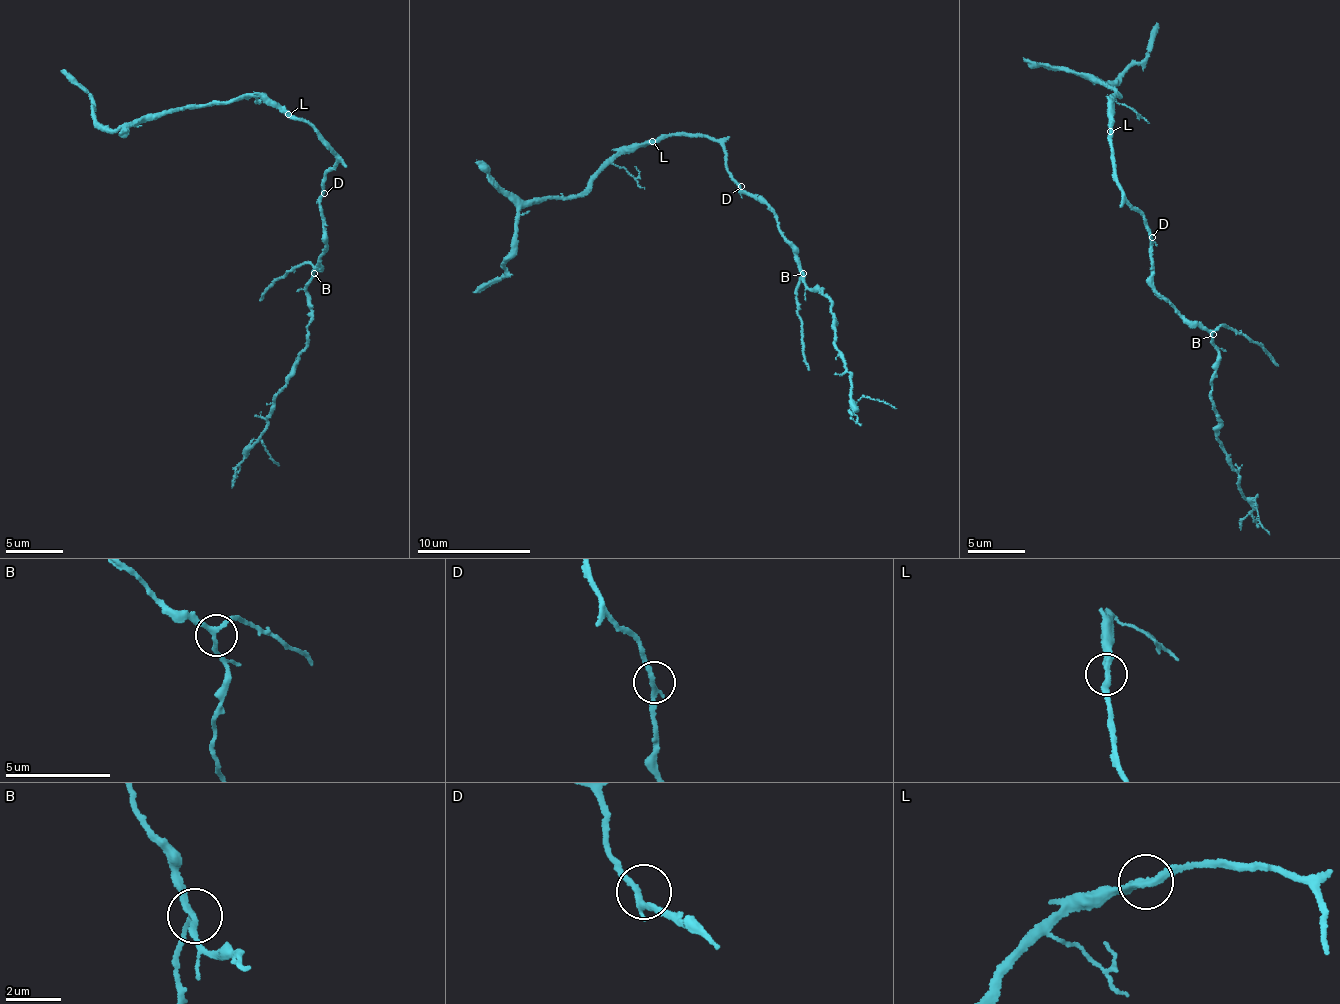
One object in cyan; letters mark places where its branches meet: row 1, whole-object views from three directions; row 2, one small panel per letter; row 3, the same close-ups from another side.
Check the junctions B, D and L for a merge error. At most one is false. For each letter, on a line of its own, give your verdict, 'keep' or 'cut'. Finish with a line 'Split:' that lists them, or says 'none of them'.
B: keep
D: keep
L: keep
Split: none of them

